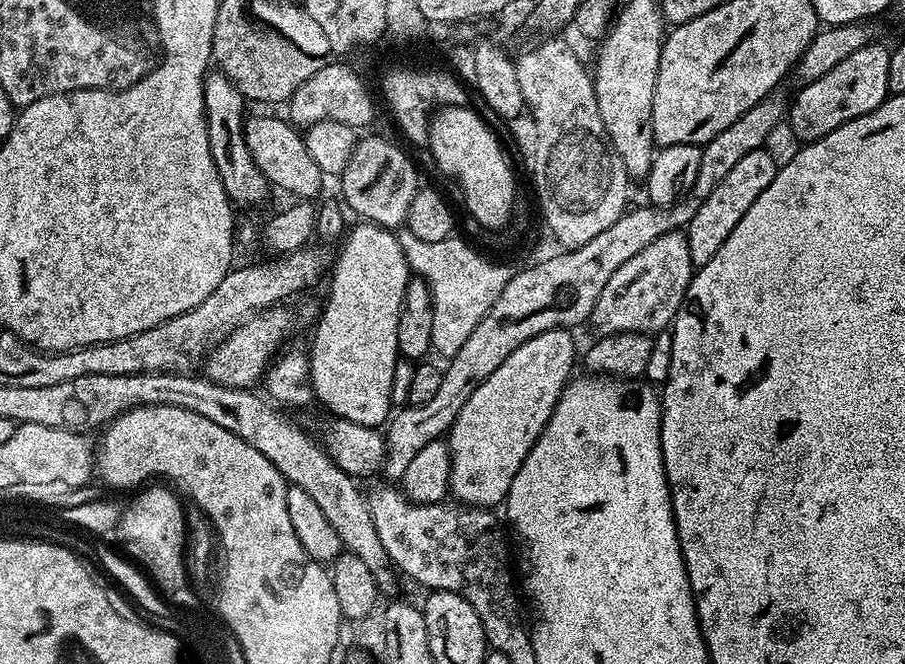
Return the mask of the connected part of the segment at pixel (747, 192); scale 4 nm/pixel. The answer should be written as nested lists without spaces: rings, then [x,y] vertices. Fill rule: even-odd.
[[[767,147],[750,150],[750,154],[746,154],[746,158],[738,161],[730,169],[730,174],[726,174],[726,178],[722,178],[722,182],[718,182],[718,186],[710,190],[706,202],[698,206],[698,214],[694,214],[686,229],[693,265],[699,266],[710,262],[710,258],[718,254],[718,246],[722,246],[722,242],[730,238],[730,230],[734,230],[734,226],[742,222],[742,214],[746,214],[746,210],[754,206],[758,194],[762,194],[762,190],[766,190],[766,186],[774,182],[778,160],[775,160],[768,151]]]

